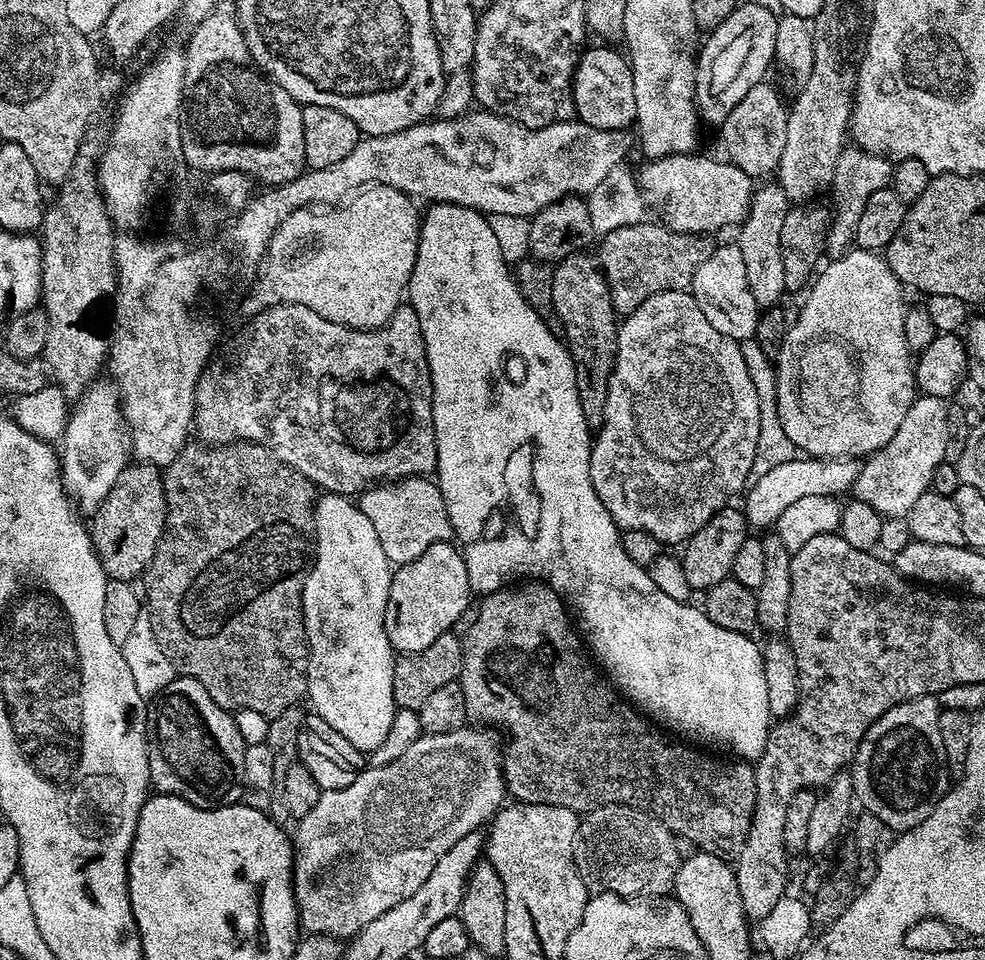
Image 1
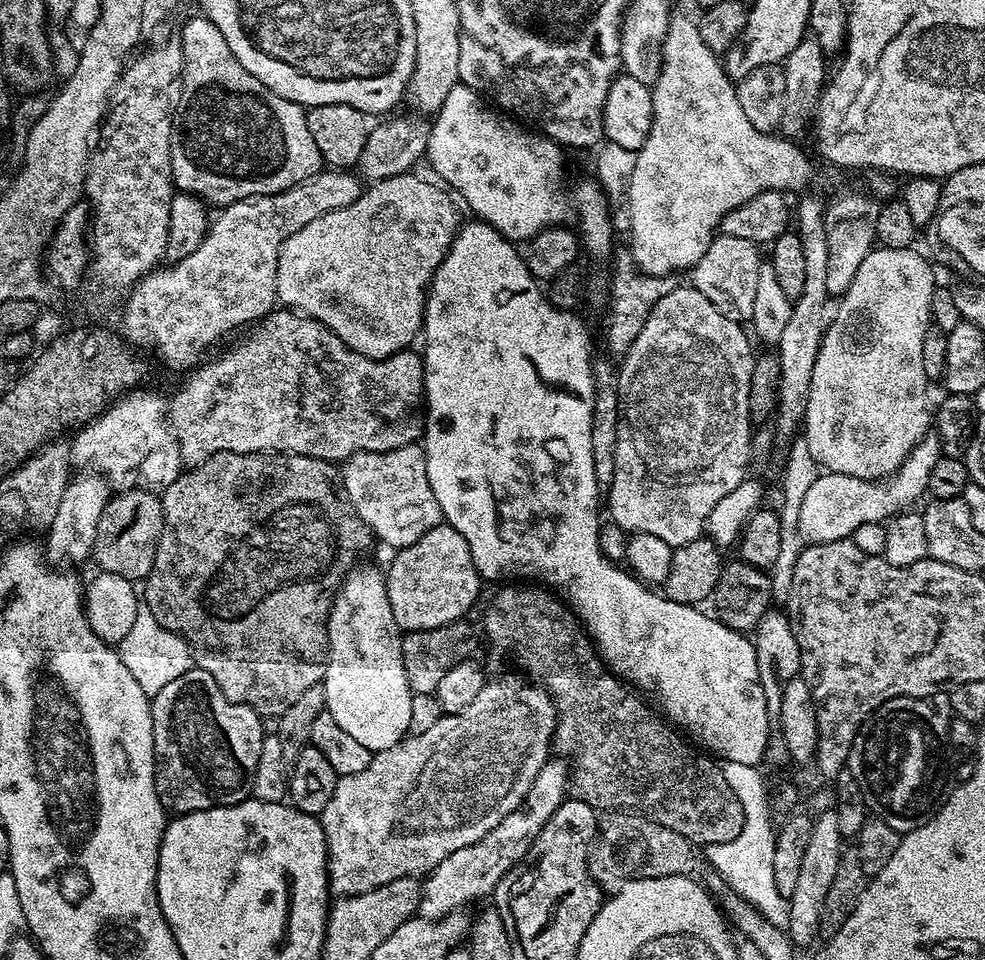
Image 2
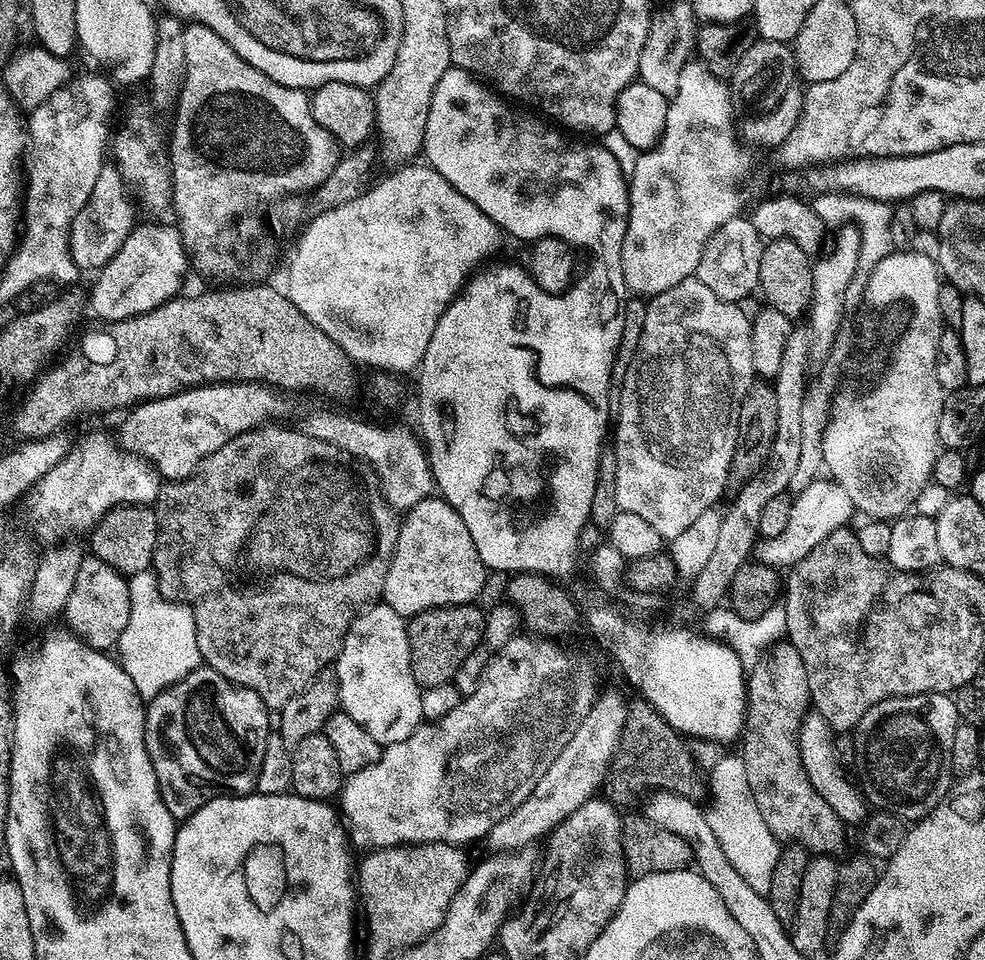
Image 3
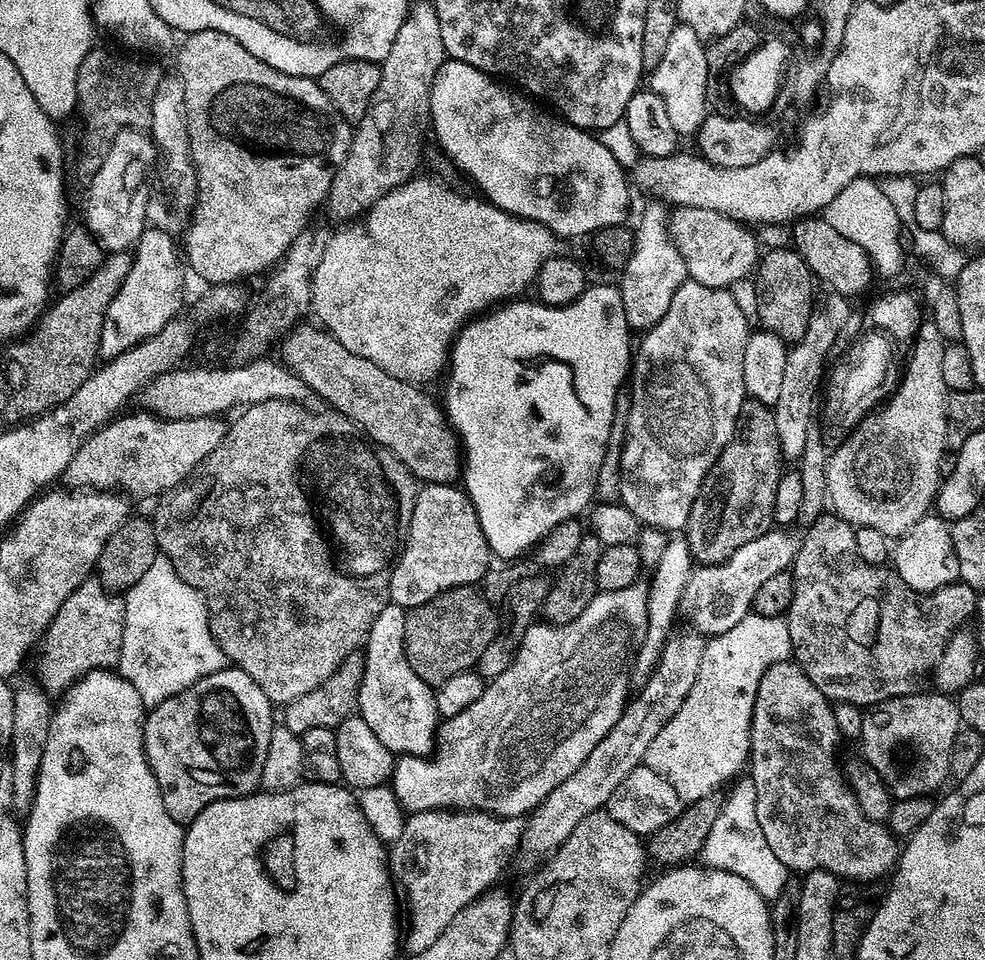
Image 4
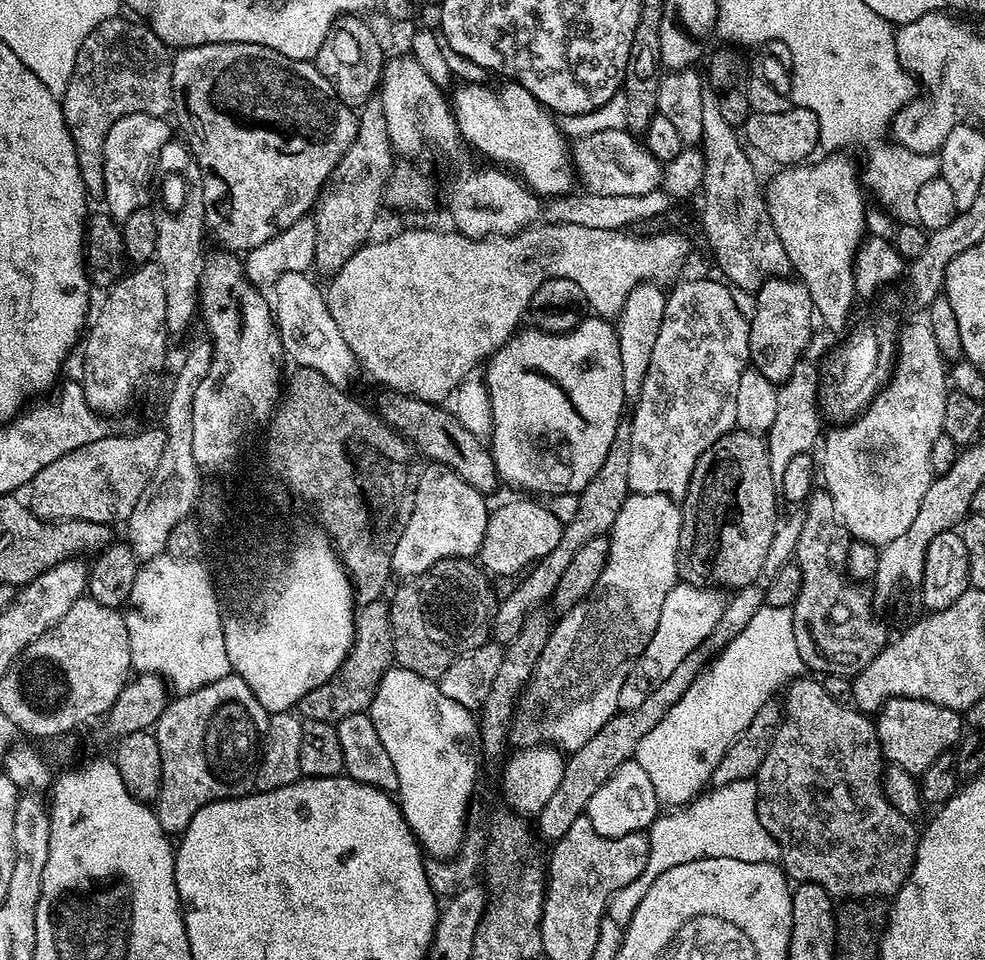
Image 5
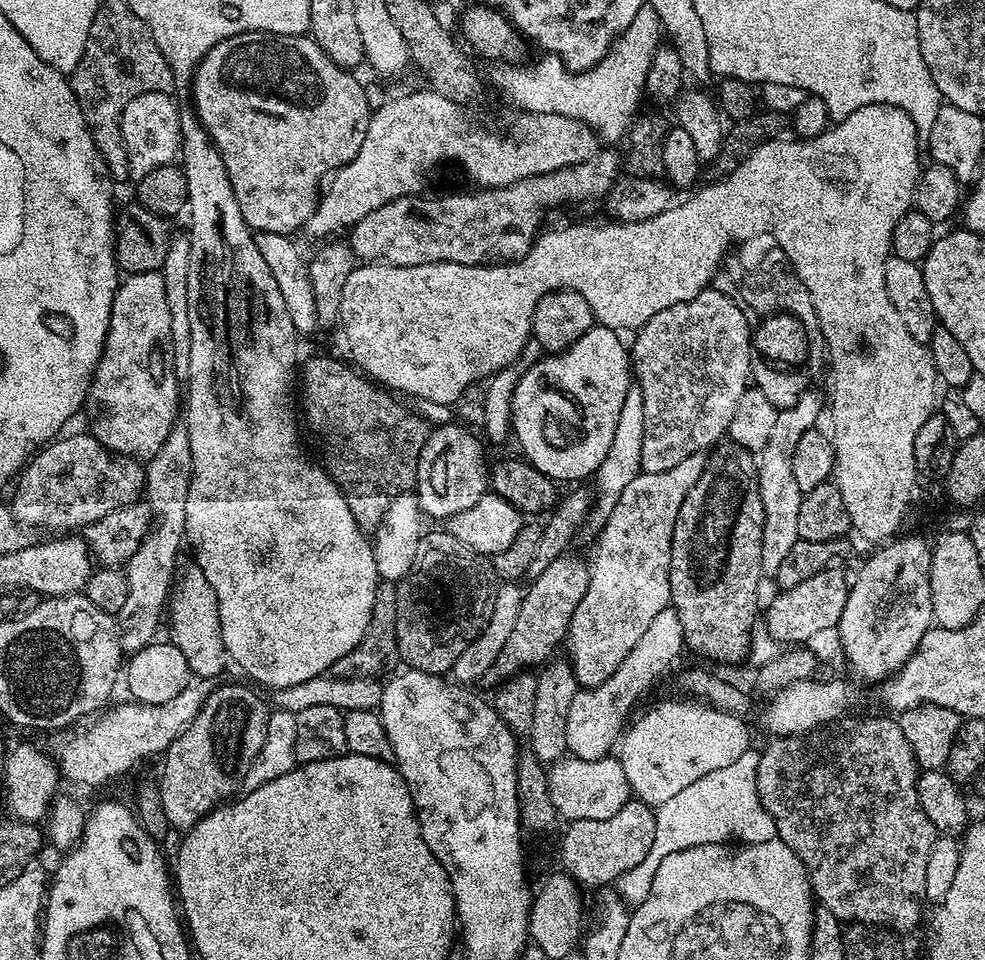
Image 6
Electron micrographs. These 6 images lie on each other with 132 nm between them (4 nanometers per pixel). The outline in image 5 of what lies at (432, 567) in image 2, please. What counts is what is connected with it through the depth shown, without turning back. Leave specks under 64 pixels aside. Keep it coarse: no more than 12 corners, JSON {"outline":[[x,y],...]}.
{"outline":[[425,463],[393,573],[475,557],[490,504]]}

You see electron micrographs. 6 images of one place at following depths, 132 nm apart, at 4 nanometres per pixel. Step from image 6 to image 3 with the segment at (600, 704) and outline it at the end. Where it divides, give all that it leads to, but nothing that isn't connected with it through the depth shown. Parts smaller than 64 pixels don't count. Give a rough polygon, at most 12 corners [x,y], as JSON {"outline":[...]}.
{"outline":[[817,478],[793,497],[789,523],[753,548],[777,570],[801,561],[854,516],[846,490]]}

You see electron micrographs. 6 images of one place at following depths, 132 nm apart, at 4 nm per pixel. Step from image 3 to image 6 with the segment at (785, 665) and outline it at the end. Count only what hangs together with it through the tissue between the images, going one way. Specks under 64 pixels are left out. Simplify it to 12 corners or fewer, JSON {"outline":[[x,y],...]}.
{"outline":[[899,719],[769,739],[819,907],[905,934],[938,833]]}

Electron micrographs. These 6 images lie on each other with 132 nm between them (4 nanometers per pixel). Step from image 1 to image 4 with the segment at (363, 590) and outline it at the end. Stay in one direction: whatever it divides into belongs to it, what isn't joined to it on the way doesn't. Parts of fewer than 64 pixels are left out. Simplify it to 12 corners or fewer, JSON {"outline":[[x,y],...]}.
{"outline":[[389,602],[362,645],[356,707],[378,742],[428,756],[436,693],[404,653]]}

